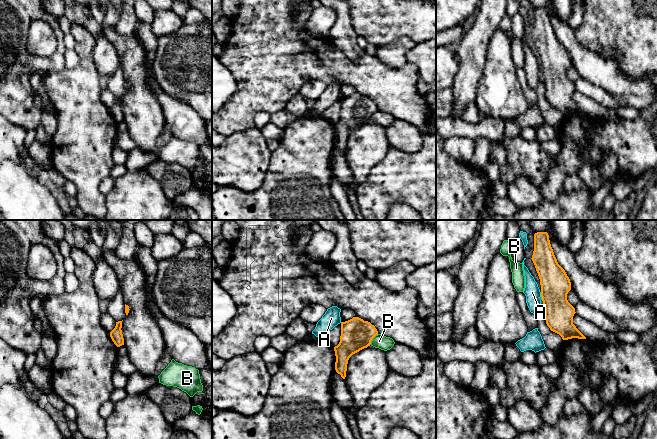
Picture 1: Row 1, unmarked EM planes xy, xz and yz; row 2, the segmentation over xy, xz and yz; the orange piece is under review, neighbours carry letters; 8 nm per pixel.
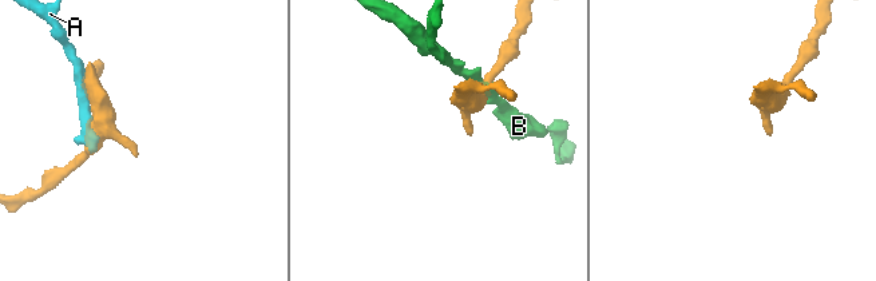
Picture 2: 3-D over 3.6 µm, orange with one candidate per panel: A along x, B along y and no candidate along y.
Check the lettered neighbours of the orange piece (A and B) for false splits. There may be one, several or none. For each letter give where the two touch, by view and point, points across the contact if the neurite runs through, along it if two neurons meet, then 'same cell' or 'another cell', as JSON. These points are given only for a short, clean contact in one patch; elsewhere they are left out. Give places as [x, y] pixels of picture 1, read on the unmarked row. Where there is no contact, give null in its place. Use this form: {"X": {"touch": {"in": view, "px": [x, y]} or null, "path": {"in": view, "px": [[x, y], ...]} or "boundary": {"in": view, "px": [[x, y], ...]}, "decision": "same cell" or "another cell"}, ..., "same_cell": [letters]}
{"A": {"touch": {"in": "yz", "px": [541, 72]}, "boundary": {"in": "yz", "px": [[540, 68], [542, 75]]}, "decision": "another cell"}, "B": {"touch": {"in": "xz", "px": [372, 114]}, "boundary": {"in": "xz", "px": [[378, 110], [369, 120]]}, "decision": "another cell"}, "same_cell": []}

